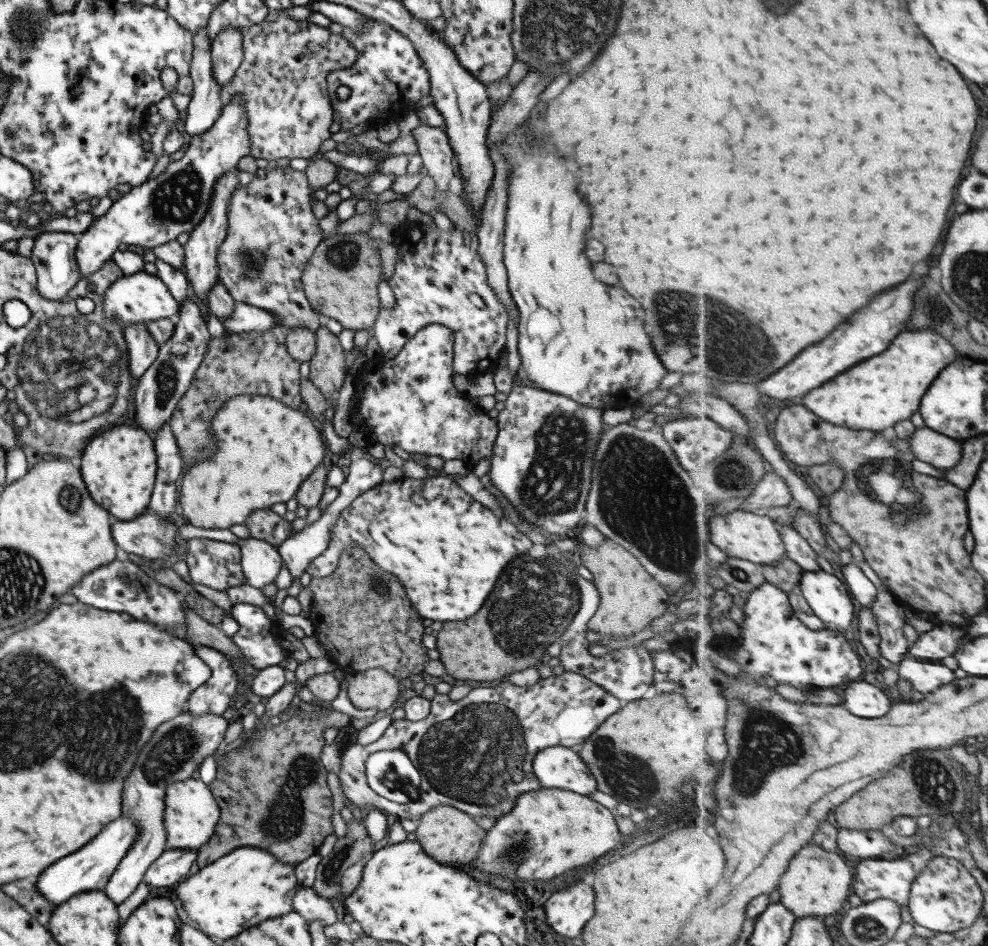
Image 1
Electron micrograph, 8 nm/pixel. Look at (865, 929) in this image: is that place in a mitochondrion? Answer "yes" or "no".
yes

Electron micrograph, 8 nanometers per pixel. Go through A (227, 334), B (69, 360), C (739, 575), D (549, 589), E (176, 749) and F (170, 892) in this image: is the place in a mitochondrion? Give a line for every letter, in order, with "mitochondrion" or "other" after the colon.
A: other
B: mitochondrion
C: mitochondrion
D: mitochondrion
E: mitochondrion
F: other

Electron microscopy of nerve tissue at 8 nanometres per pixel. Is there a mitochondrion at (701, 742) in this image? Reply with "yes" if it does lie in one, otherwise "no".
no

